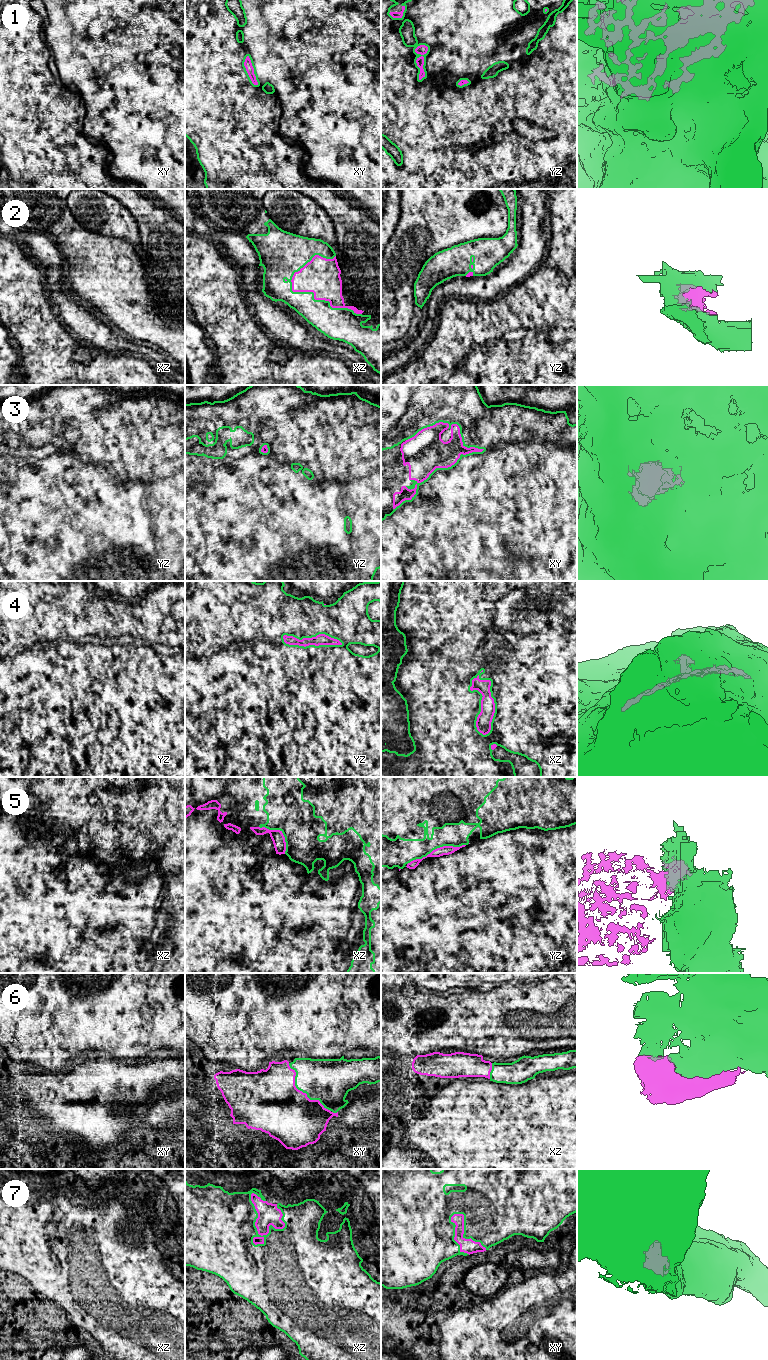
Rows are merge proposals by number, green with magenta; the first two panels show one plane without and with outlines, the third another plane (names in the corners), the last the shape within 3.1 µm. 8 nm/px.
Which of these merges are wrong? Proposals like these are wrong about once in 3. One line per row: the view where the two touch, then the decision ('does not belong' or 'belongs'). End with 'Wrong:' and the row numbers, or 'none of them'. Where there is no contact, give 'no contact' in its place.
1: meets green in yz; belongs
2: meets green in xz; belongs
3: meets green in xy; belongs
4: meets green in xz; belongs
5: meets green in yz; does not belong
6: meets green in xy; belongs
7: meets green in xz; belongs
Wrong: 5

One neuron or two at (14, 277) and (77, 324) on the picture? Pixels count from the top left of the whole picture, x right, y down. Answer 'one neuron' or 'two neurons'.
two neurons

